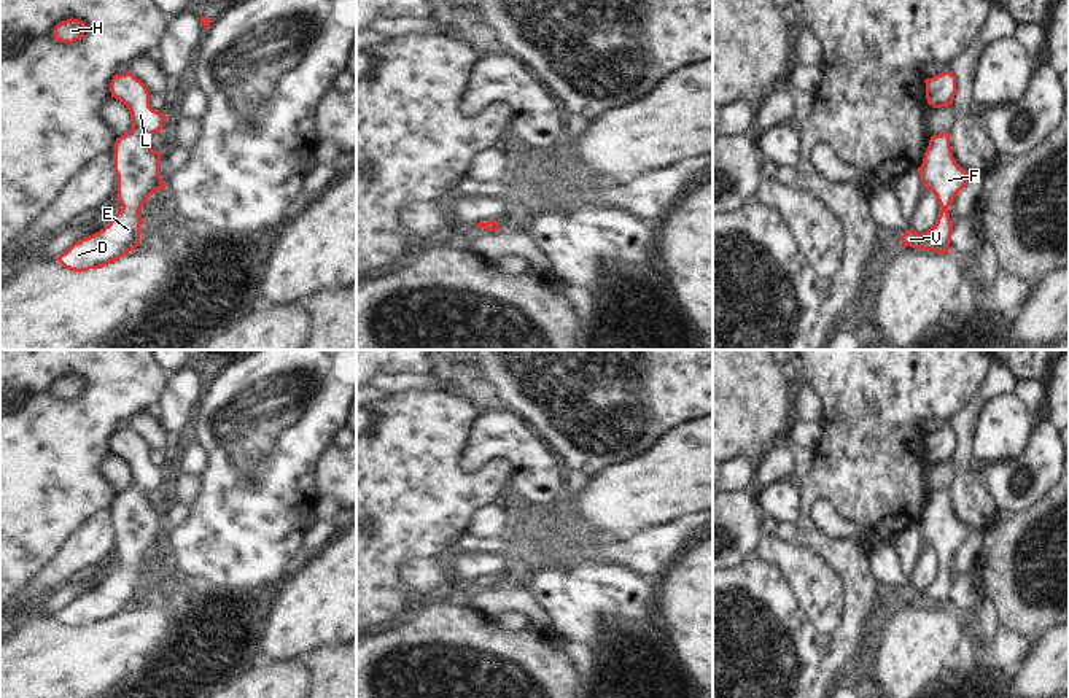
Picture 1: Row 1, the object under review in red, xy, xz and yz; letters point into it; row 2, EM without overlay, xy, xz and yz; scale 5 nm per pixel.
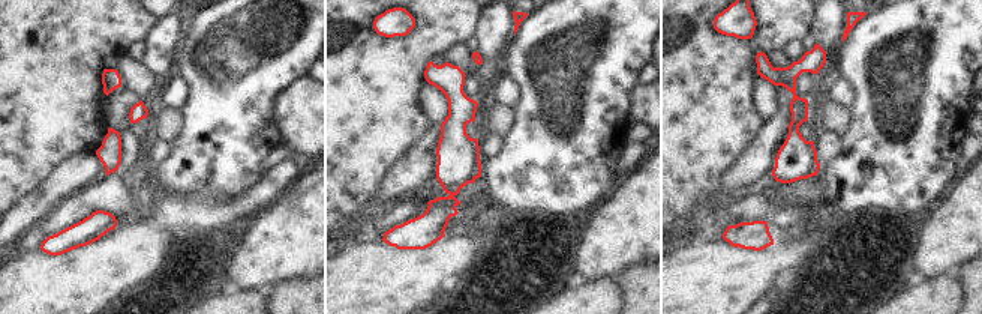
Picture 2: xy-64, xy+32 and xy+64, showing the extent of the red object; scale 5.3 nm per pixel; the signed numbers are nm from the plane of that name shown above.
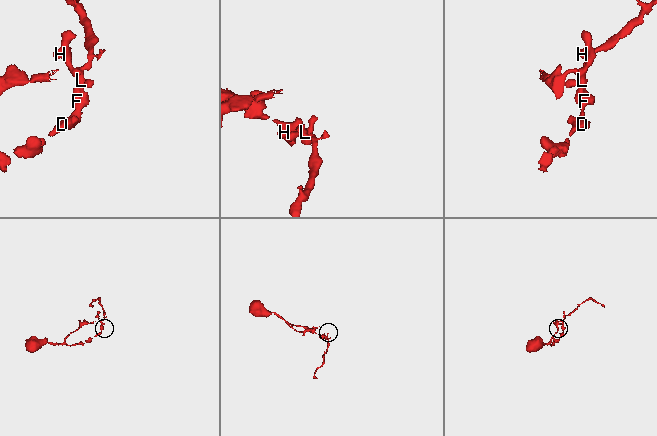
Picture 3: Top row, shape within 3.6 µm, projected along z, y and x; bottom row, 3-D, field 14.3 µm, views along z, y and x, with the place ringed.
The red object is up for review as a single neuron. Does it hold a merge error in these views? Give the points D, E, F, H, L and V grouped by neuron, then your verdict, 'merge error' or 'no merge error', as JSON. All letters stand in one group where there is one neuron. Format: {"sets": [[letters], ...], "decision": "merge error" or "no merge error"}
{"sets": [["D", "E", "F", "H", "L", "V"]], "decision": "no merge error"}

